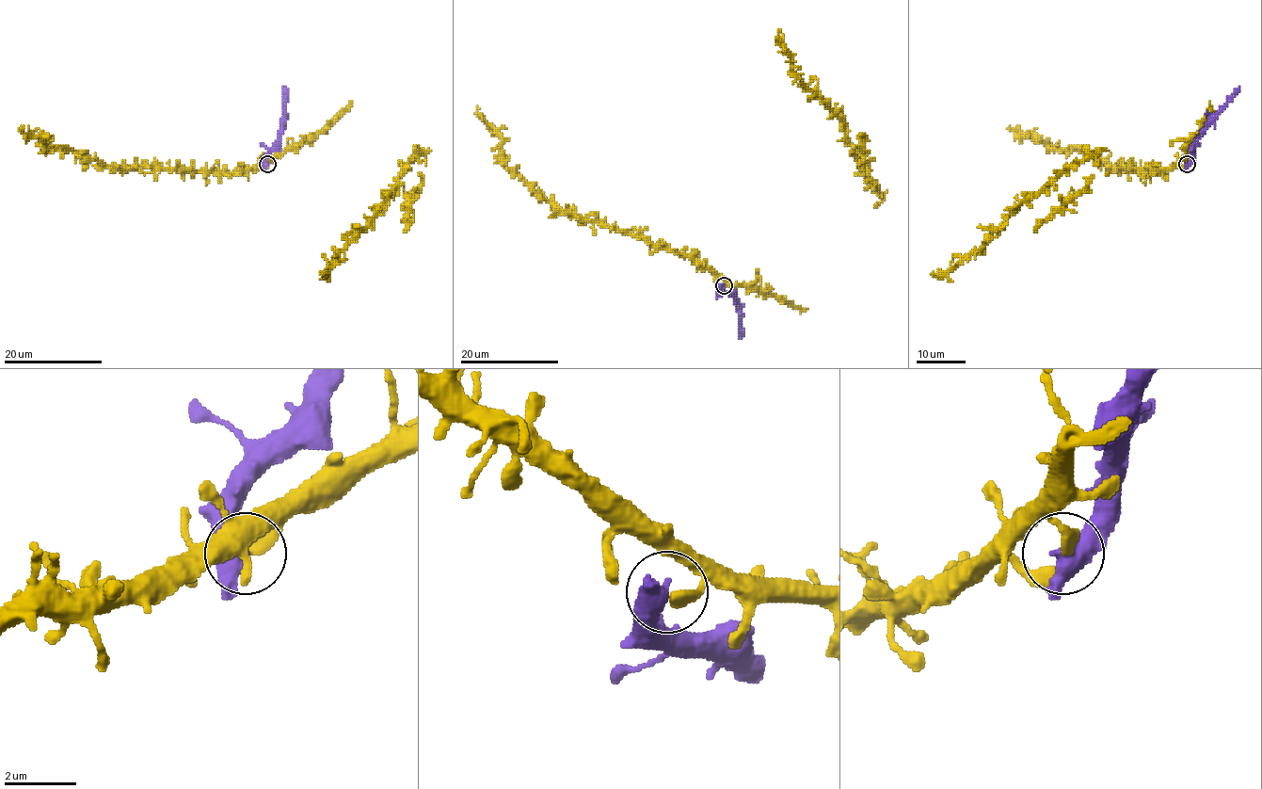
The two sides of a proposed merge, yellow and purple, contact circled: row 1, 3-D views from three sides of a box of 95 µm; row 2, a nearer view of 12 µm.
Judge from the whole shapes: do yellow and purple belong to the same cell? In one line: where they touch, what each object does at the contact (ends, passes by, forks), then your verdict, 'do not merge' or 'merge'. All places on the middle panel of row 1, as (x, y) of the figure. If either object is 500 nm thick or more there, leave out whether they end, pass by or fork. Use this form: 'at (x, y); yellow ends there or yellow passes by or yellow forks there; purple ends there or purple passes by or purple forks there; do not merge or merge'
at (724, 285); yellow ends there; purple passes by; do not merge

